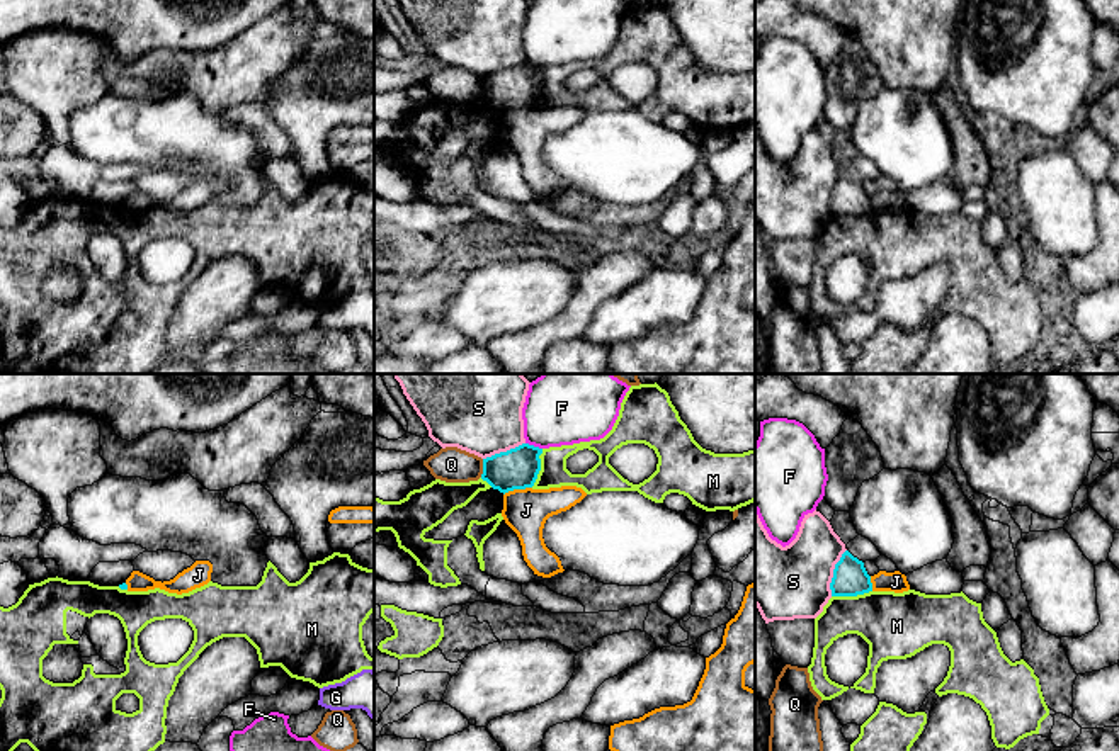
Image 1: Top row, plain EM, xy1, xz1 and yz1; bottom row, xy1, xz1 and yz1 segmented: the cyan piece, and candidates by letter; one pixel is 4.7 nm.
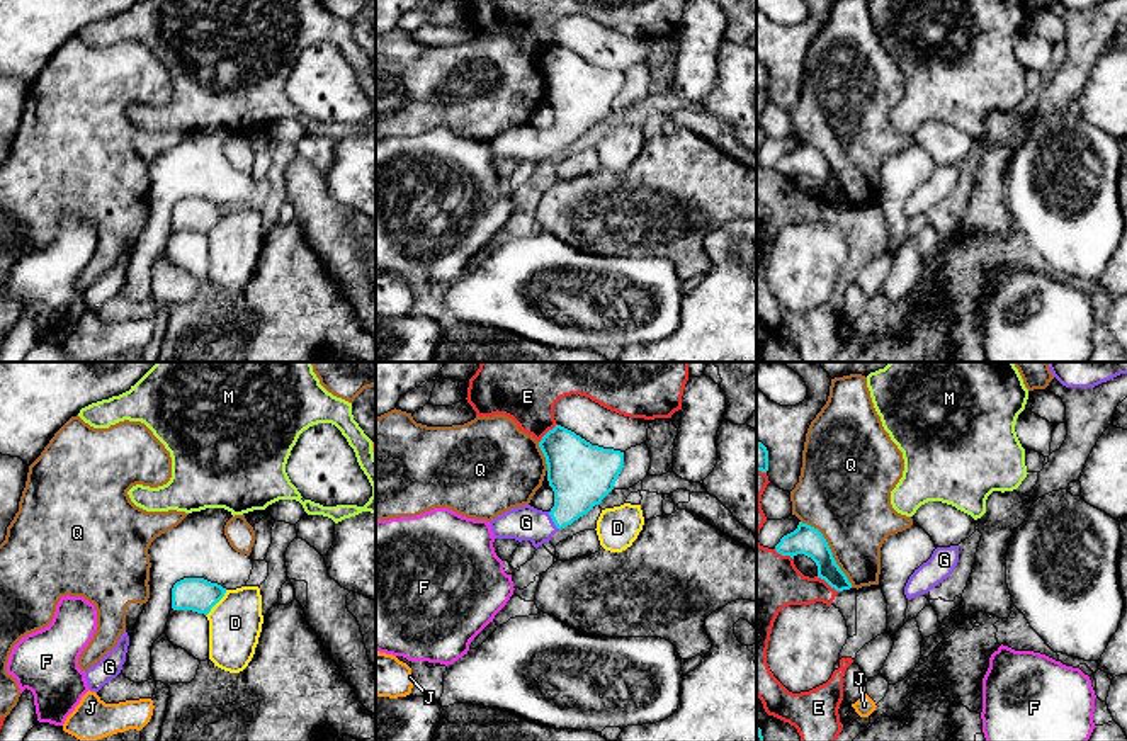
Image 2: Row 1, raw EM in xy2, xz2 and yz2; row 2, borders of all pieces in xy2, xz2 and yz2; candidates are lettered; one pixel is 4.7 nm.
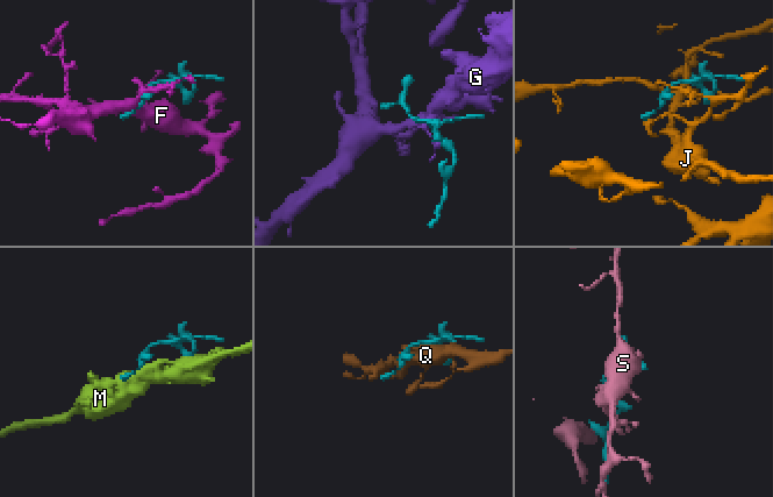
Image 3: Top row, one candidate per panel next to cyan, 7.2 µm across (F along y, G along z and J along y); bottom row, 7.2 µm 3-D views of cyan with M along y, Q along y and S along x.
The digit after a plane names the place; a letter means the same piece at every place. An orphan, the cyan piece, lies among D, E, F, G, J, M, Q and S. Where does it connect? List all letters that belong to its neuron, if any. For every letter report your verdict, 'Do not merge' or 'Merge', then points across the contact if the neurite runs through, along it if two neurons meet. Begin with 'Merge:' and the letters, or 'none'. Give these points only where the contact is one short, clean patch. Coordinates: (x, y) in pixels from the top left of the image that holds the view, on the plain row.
Merge: G
D: Do not merge. Boundary: xy2 (226, 209), (206, 235)
E: Do not merge
F: Do not merge
G: Merge. Path across: xz2 (582, 96), (571, 121), (553, 140), (526, 141)
J: Do not merge. Boundary: xz1 (531, 106), (509, 109), (504, 114)
M: Do not merge
Q: Do not merge
S: Do not merge. Boundary: yz1 (846, 169), (835, 184), (830, 214)

